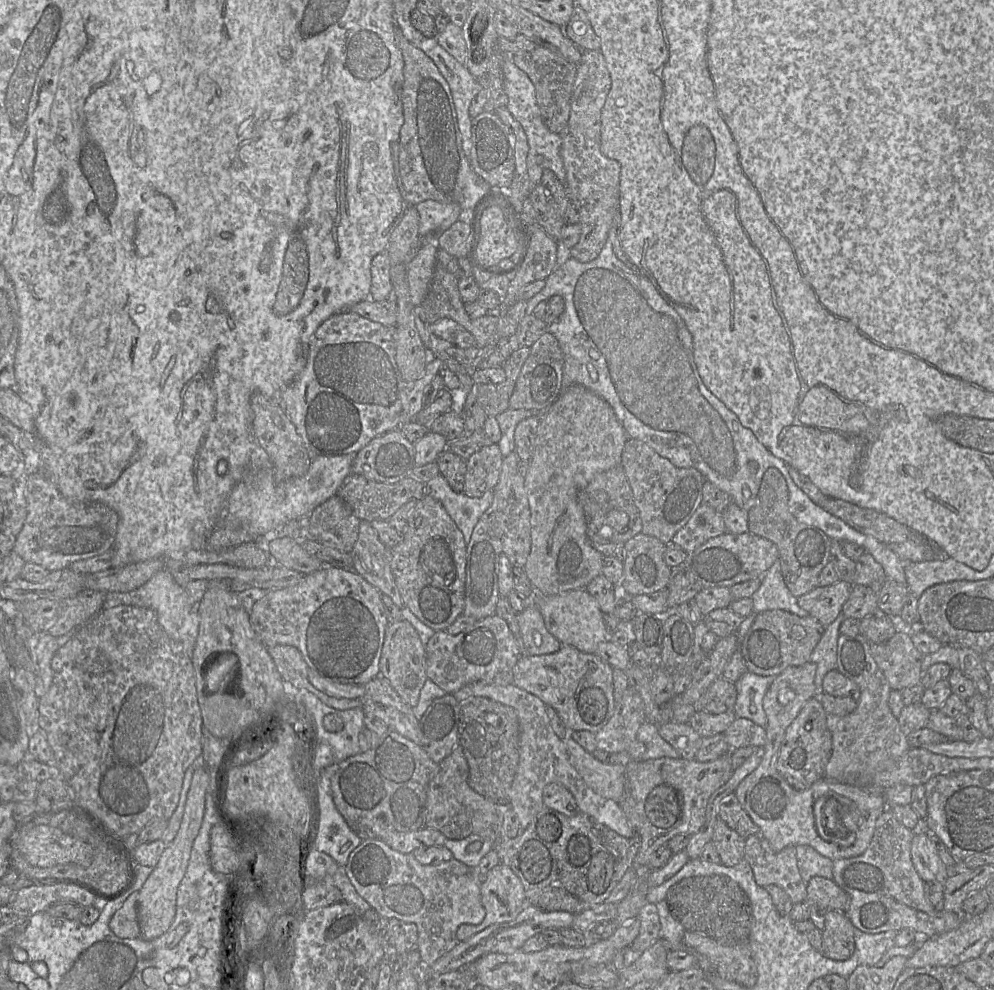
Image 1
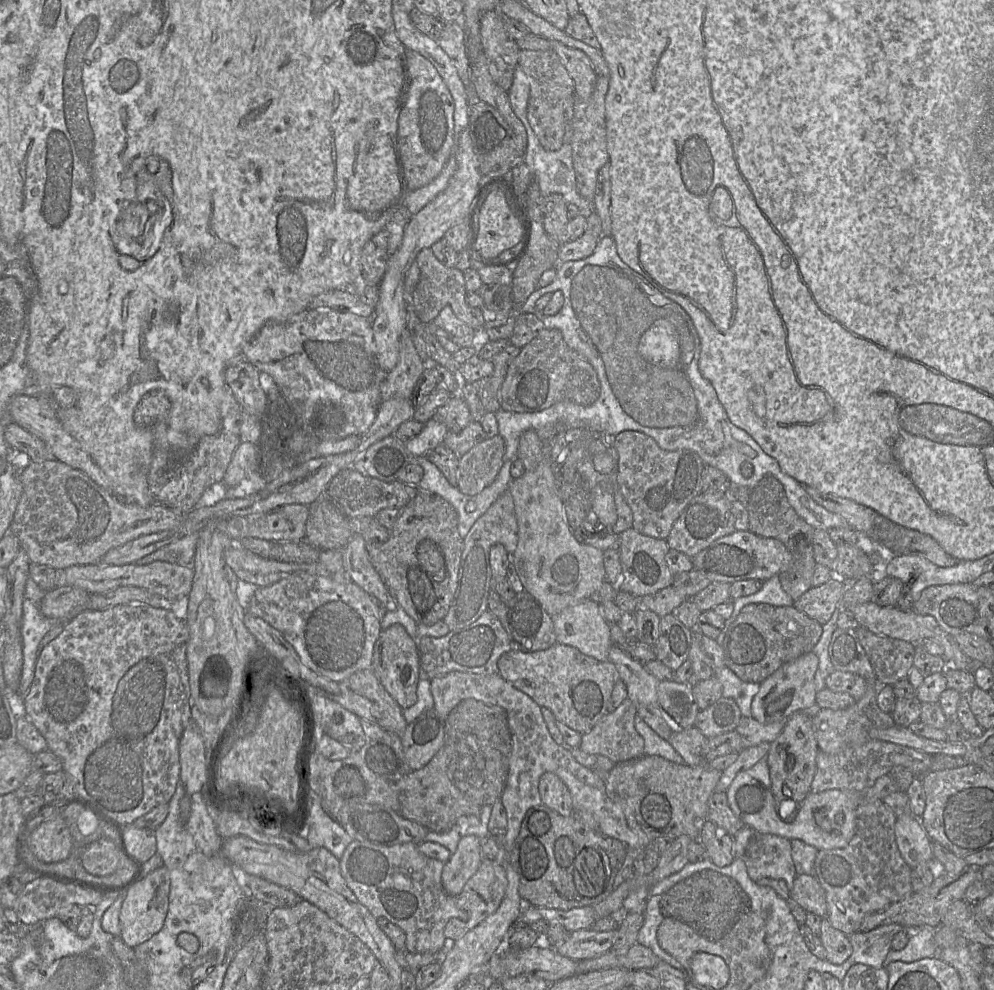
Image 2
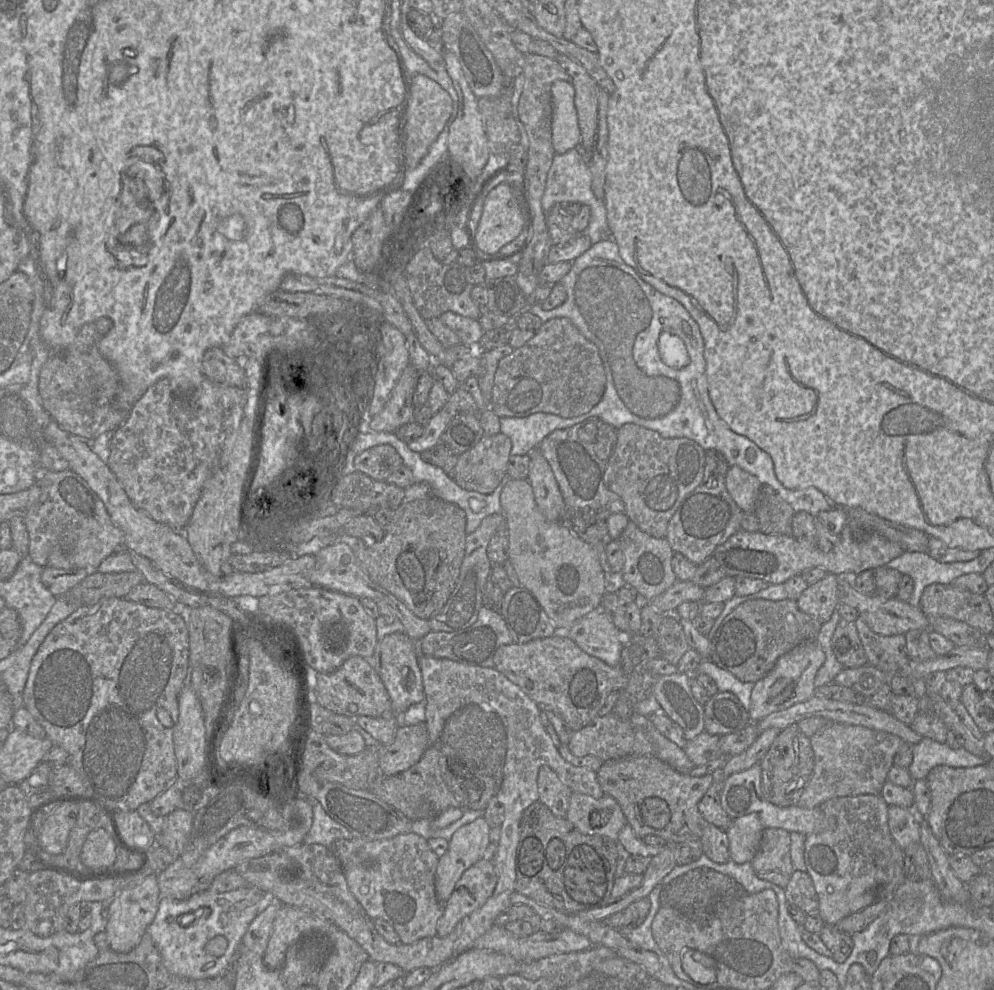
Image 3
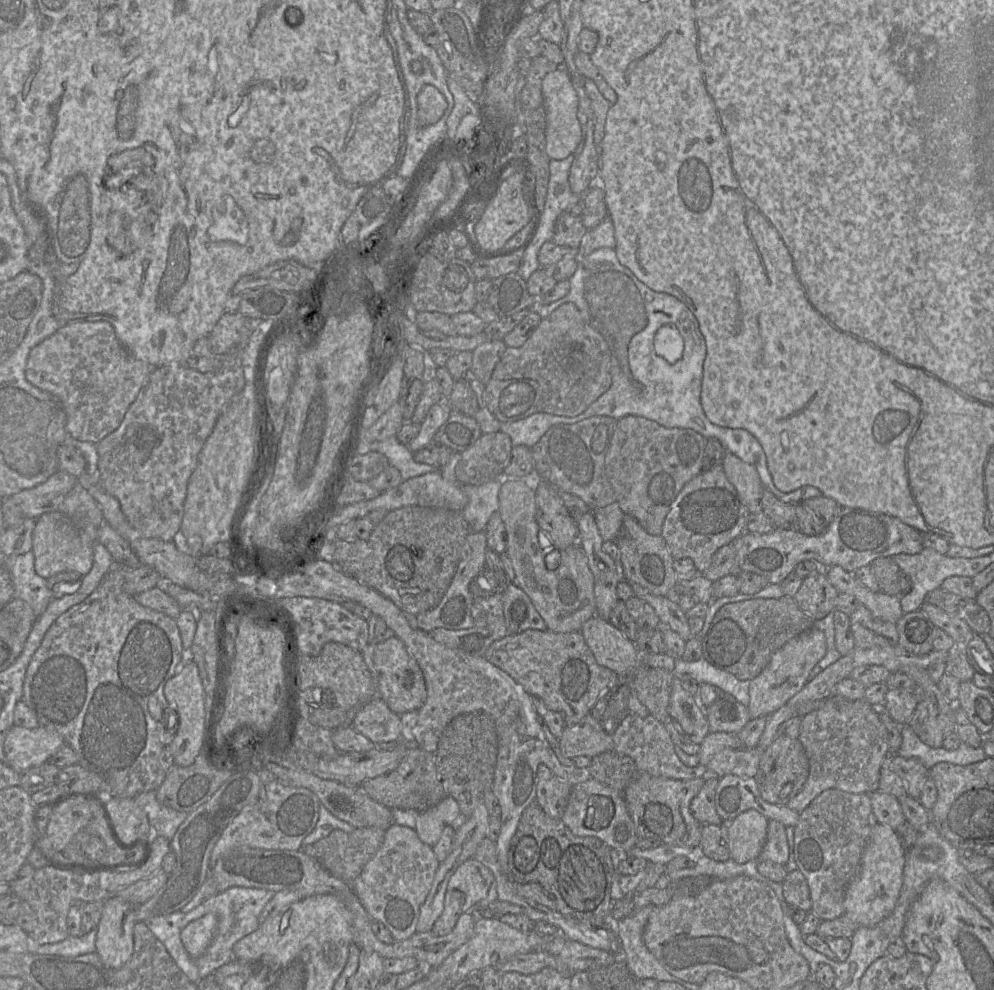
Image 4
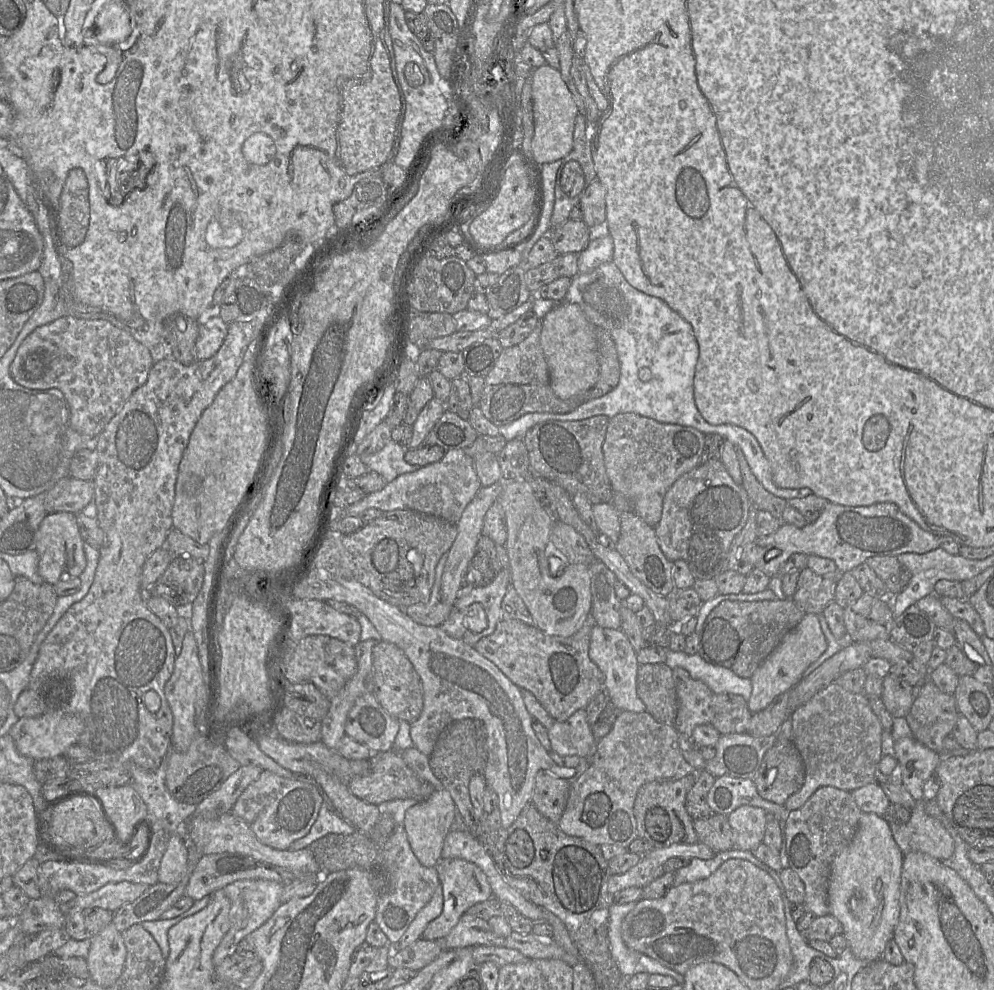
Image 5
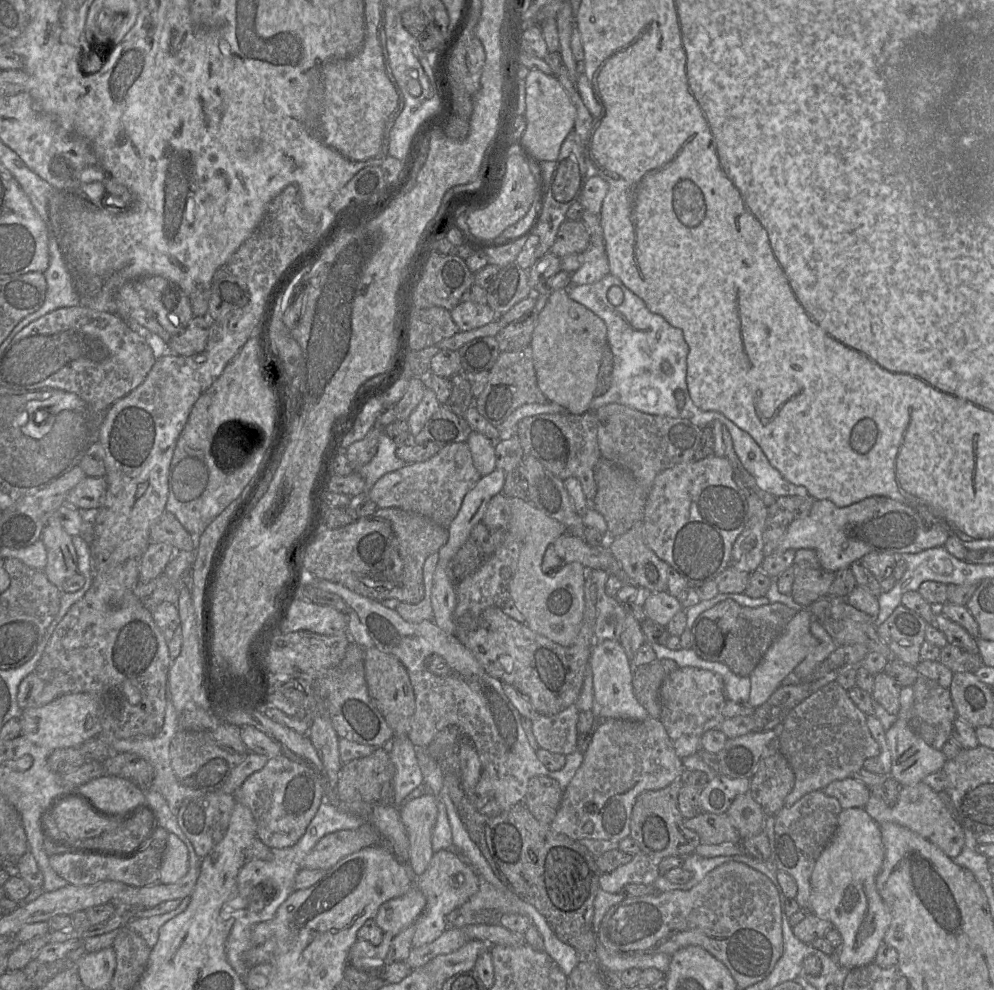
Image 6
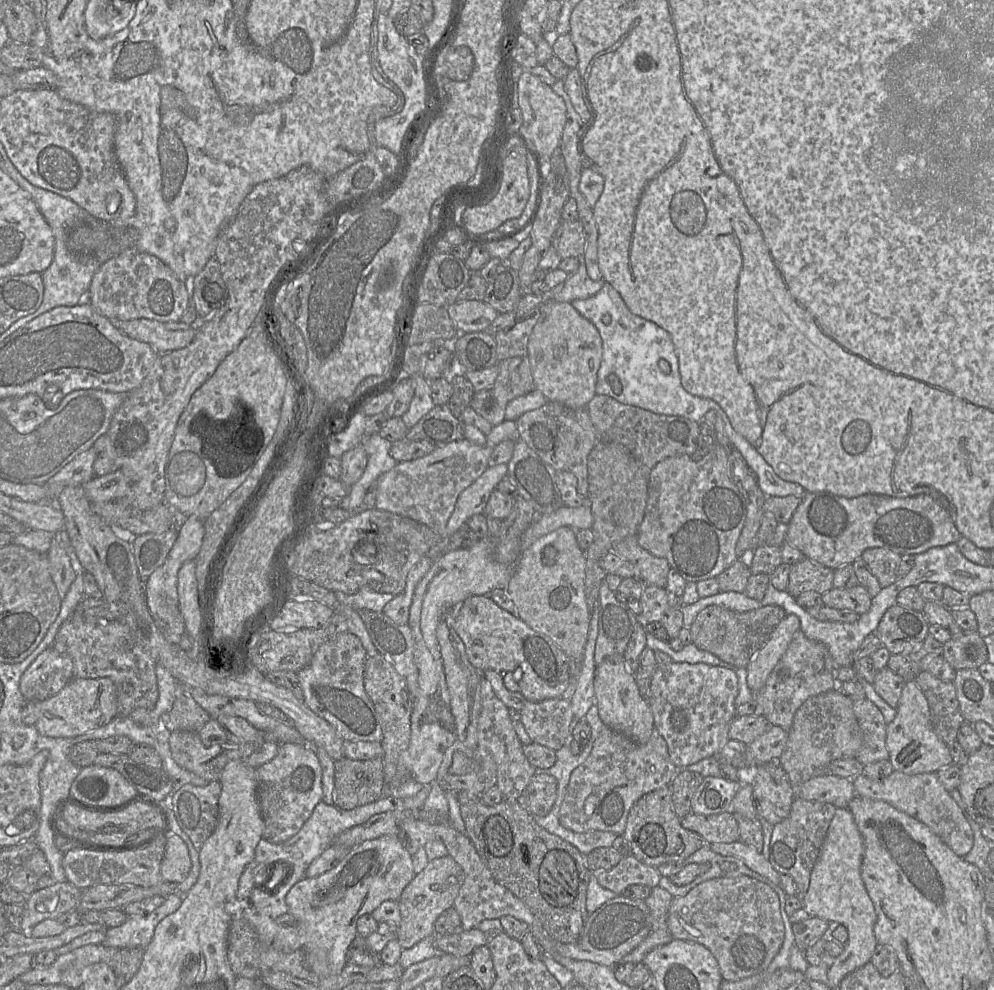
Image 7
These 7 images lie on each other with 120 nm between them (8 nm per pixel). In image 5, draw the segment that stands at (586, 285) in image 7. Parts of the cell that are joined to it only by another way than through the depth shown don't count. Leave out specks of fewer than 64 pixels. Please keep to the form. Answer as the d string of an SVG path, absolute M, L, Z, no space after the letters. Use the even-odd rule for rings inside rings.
M593 231L587 246L577 255L579 273L588 273L602 263L612 261L613 240L605 231Z

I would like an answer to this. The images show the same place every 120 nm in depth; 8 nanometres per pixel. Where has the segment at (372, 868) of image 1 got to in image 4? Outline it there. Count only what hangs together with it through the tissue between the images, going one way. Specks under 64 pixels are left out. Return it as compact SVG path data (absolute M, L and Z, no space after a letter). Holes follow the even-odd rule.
M392 824L375 855L350 885L369 916L381 922L395 941L403 941L416 933L420 907L431 890L439 864L432 847L423 843L414 829Z

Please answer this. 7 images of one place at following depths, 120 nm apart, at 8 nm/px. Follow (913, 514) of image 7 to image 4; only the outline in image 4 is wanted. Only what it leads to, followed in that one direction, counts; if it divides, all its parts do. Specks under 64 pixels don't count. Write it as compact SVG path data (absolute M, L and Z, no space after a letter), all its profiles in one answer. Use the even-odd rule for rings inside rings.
M839 505L834 518L821 535L808 536L796 529L775 528L765 534L744 532L735 539L736 561L741 571L761 575L771 584L780 584L790 573L794 572L794 568L798 563L805 560L813 560L821 568L840 566L844 570L853 573L860 567L870 565L877 558L897 554L913 555L921 552L923 548L921 532L898 518L883 513Z

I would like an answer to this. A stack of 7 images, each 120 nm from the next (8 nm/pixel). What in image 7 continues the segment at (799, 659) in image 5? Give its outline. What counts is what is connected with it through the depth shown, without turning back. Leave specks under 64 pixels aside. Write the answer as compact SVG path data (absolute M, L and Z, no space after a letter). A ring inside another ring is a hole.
M794 614L785 616L772 633L766 646L752 658L746 668L747 685L754 695L763 688L768 676L799 630L799 618Z

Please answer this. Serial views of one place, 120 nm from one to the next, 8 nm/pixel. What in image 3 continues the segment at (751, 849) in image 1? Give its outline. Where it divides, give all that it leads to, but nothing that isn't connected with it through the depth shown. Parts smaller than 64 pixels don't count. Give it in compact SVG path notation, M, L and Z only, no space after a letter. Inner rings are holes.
M781 828L765 829L751 864L756 872L776 871L791 876L794 870L790 832Z

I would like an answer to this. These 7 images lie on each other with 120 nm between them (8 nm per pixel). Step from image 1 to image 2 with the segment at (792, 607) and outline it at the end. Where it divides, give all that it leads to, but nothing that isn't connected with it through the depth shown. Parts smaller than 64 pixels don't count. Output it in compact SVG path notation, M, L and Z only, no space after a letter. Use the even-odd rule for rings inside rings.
M779 575L762 582L761 588L754 594L733 601L732 617L735 618L742 607L750 603L766 603L773 606L793 606L794 600L782 589Z

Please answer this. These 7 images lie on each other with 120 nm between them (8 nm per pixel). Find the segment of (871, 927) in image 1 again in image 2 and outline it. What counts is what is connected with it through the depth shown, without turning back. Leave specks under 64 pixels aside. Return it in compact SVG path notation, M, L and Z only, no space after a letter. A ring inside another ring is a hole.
M865 799L856 810L856 832L848 845L817 852L815 877L825 891L826 918L834 928L848 936L860 931L866 915L899 902L914 892L912 868L902 857L895 838L896 819L895 813L882 800Z

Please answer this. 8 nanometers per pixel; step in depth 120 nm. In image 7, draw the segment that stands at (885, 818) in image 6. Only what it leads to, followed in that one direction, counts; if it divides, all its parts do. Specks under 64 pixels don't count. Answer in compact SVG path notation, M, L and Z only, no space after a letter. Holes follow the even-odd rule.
M894 770L886 778L875 781L864 774L853 780L856 796L884 801L899 811L927 825L958 856L964 857L974 843L973 830L961 808L938 779L936 772L906 774Z

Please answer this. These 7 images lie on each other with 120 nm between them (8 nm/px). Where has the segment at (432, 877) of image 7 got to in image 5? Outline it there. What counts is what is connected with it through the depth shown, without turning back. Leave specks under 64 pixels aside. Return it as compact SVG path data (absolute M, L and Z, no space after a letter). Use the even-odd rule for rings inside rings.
M440 859L436 865L439 881L443 888L443 910L424 930L422 938L441 941L457 925L460 918L474 904L493 897L492 889L485 873L474 863L464 859Z

